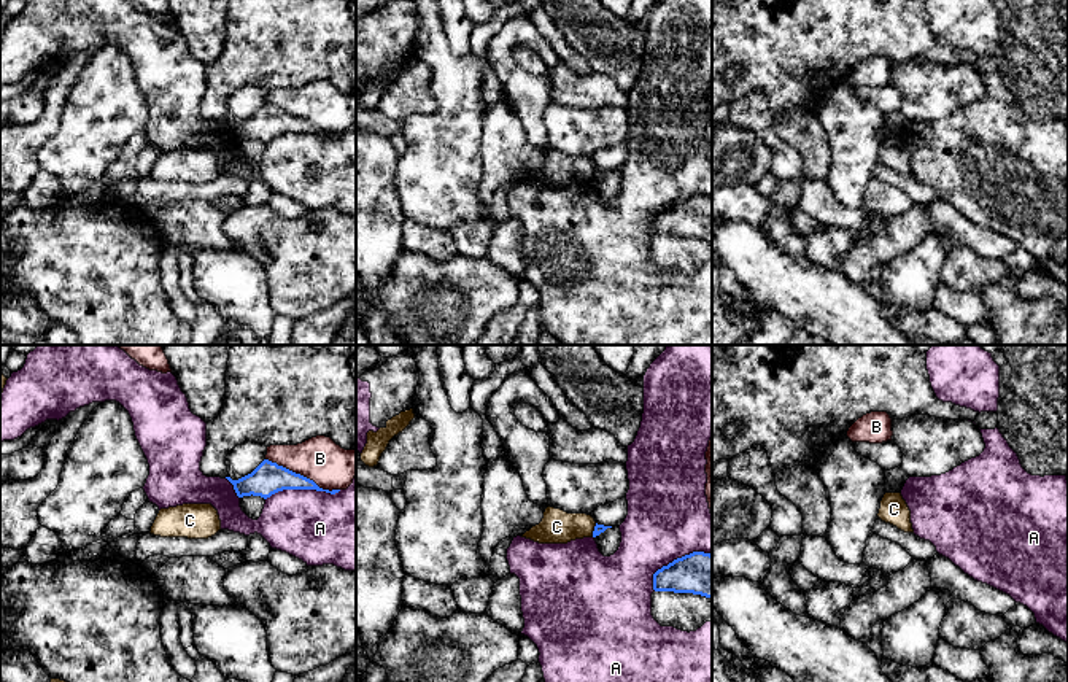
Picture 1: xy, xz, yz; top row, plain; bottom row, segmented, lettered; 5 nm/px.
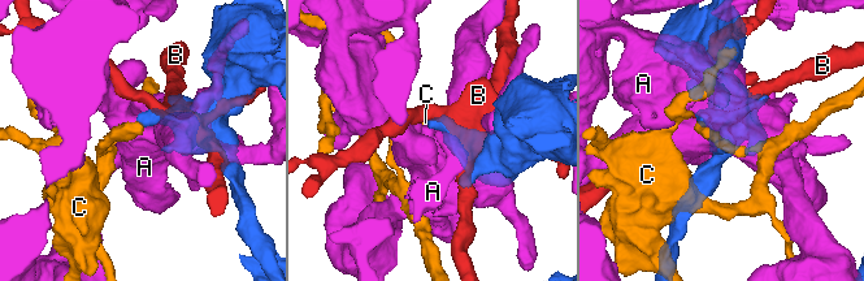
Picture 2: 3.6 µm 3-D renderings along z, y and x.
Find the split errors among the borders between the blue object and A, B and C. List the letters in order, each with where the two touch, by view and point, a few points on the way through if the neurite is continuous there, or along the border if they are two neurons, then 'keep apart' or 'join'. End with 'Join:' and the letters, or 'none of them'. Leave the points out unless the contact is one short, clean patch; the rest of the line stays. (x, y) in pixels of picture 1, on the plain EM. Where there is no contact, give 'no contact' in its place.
A: xy (302, 132) | keep apart
B: xy (302, 120) | keep apart
C: xz (595, 174) | along xz (596, 167), (592, 180) | keep apart
Join: none of them

